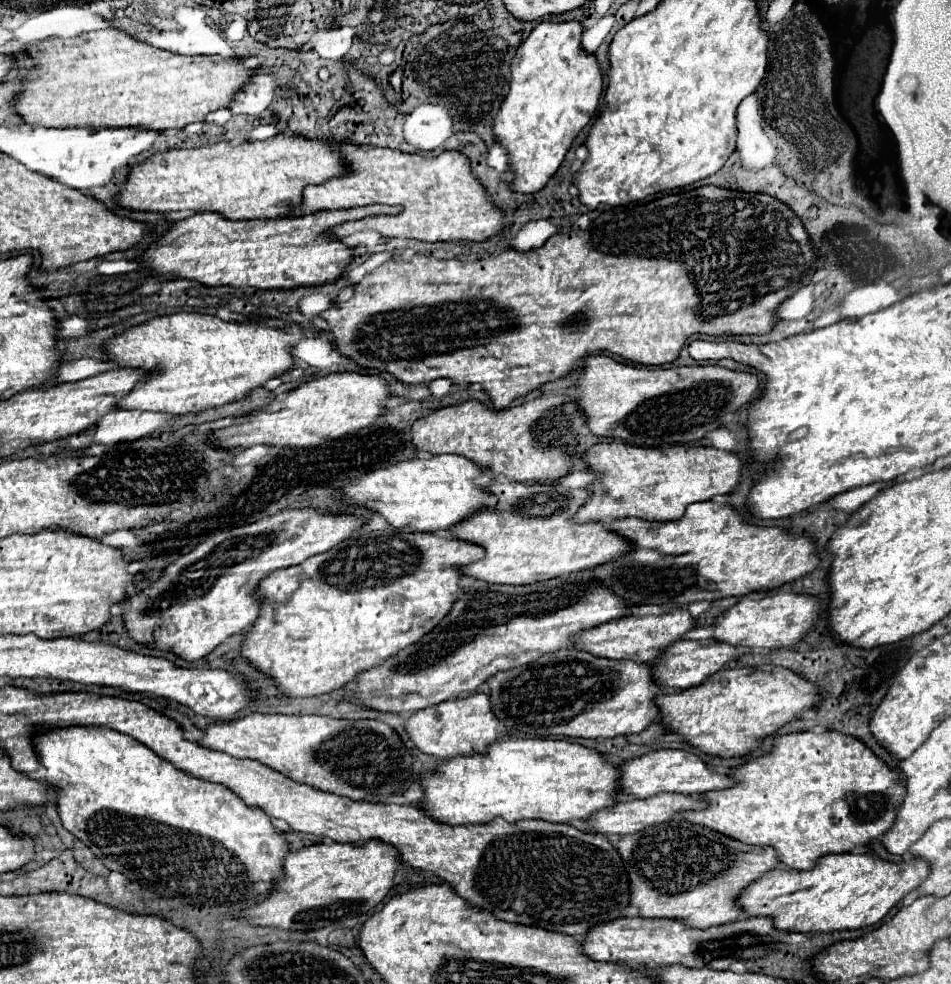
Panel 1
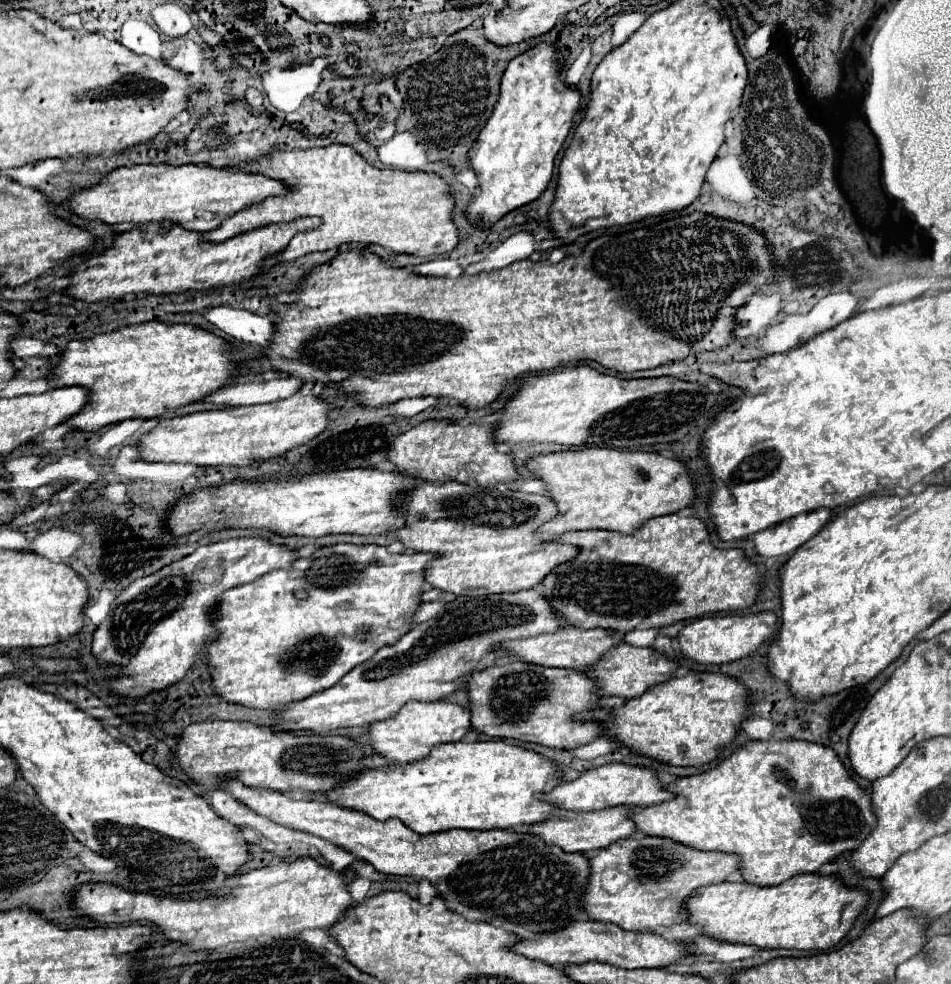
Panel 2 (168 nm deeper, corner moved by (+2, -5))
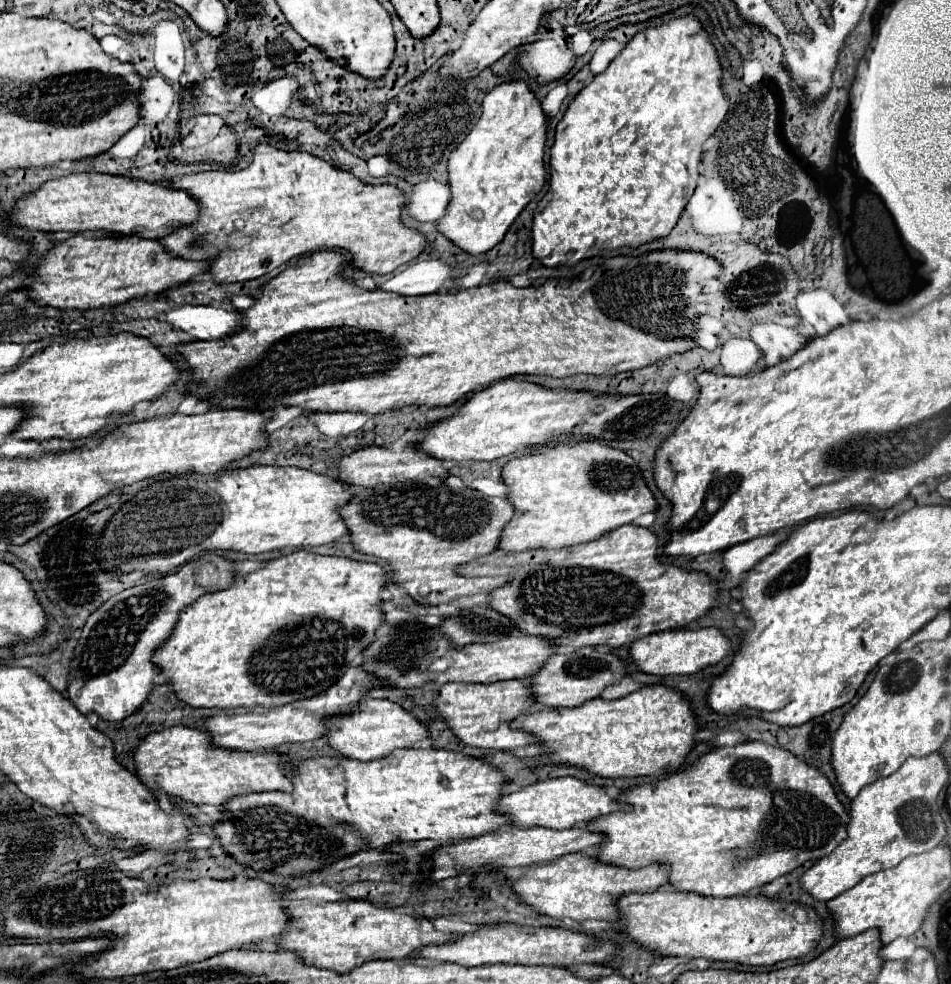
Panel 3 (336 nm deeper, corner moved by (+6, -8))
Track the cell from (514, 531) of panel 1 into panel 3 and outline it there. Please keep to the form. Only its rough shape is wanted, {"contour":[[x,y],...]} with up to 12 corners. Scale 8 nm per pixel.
{"contour":[[445,484],[357,488],[357,552],[419,604],[505,578],[455,568],[495,552],[505,498]]}

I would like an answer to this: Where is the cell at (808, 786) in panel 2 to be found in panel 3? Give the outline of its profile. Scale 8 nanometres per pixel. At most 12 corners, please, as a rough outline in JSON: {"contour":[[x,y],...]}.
{"contour":[[765,742],[715,748],[587,822],[595,858],[745,896],[849,814]]}

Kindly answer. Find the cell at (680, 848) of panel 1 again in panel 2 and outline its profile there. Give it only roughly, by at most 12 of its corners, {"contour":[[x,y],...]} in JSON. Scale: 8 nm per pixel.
{"contour":[[635,835],[591,859],[583,907],[625,931],[689,921],[739,857]]}

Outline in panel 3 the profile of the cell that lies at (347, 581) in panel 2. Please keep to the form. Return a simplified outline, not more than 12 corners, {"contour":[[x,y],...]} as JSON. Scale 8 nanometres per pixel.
{"contour":[[305,550],[179,612],[155,666],[201,708],[325,692],[385,570]]}

